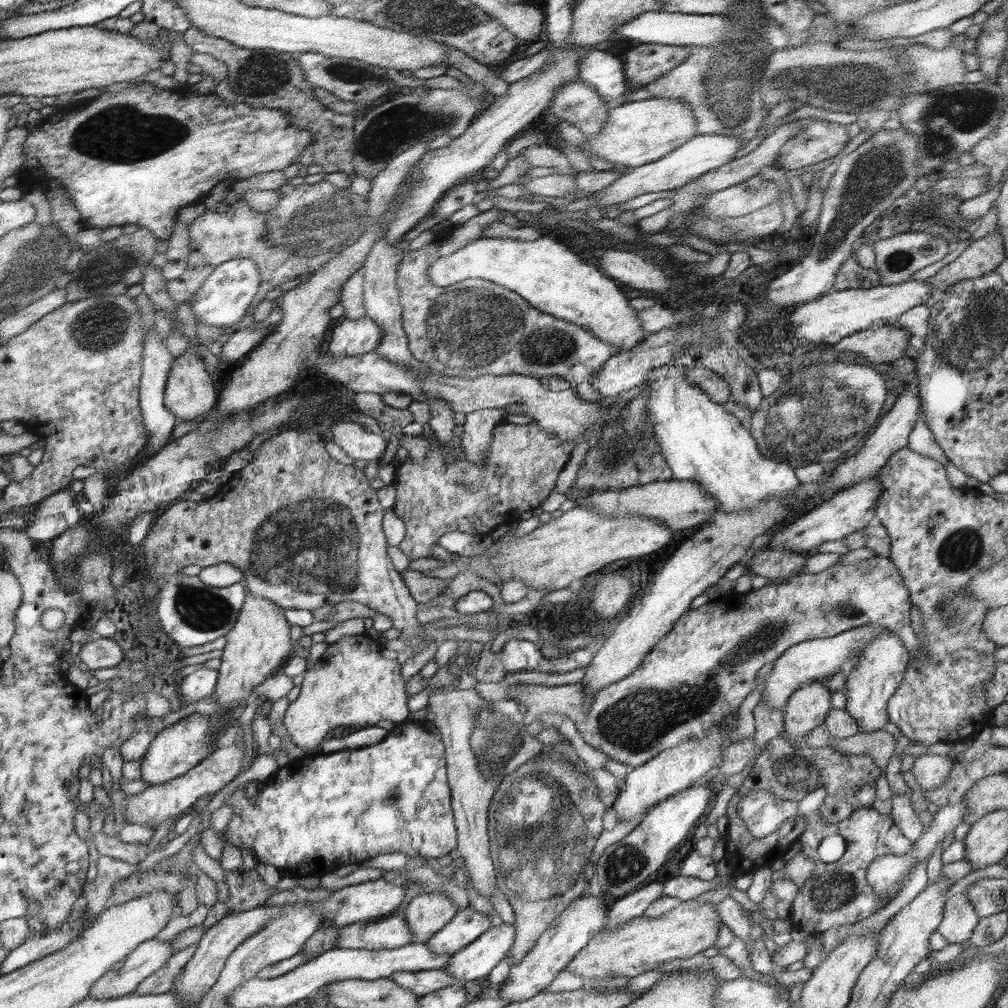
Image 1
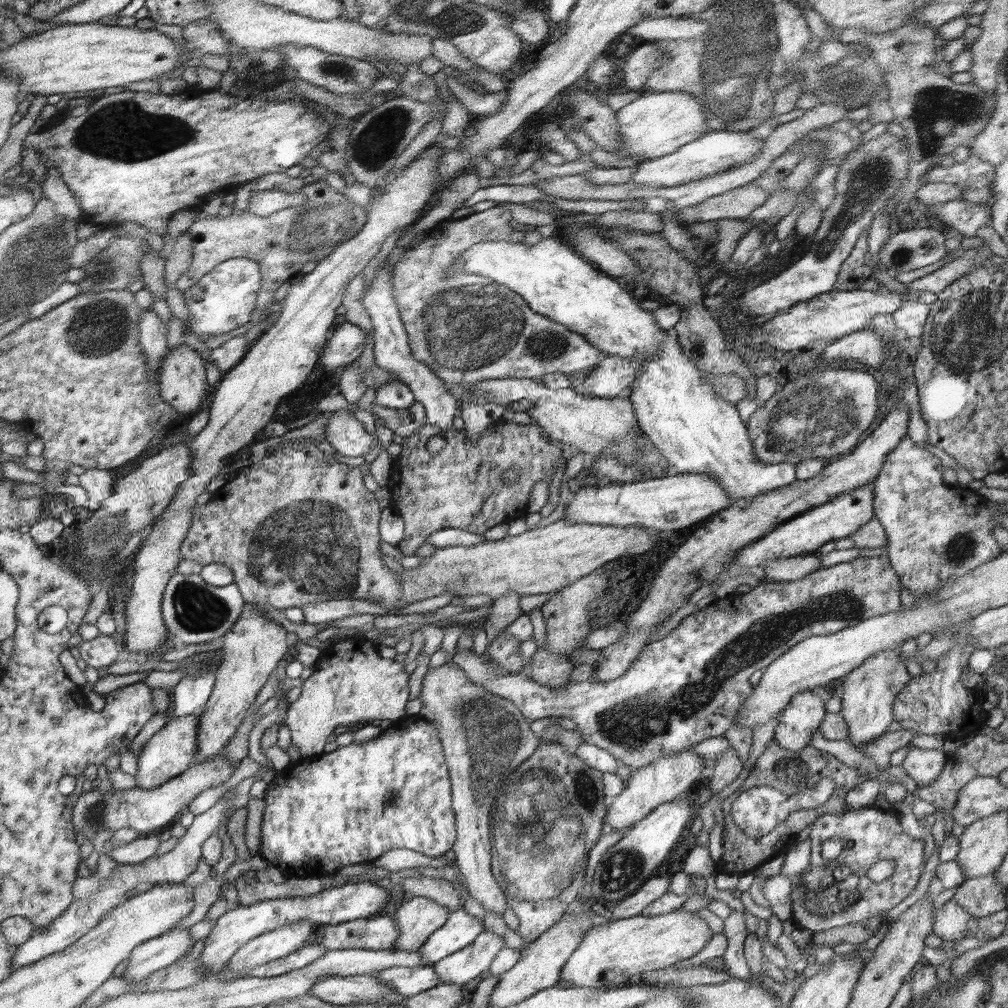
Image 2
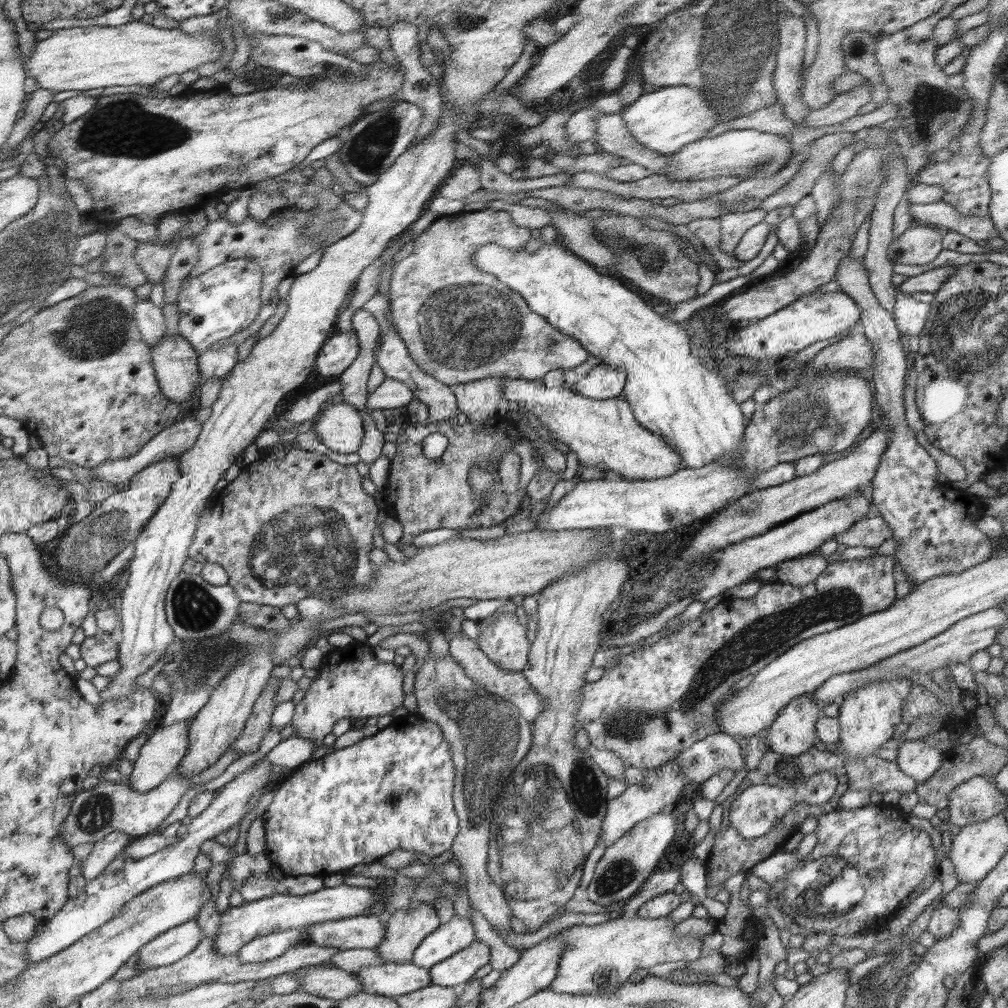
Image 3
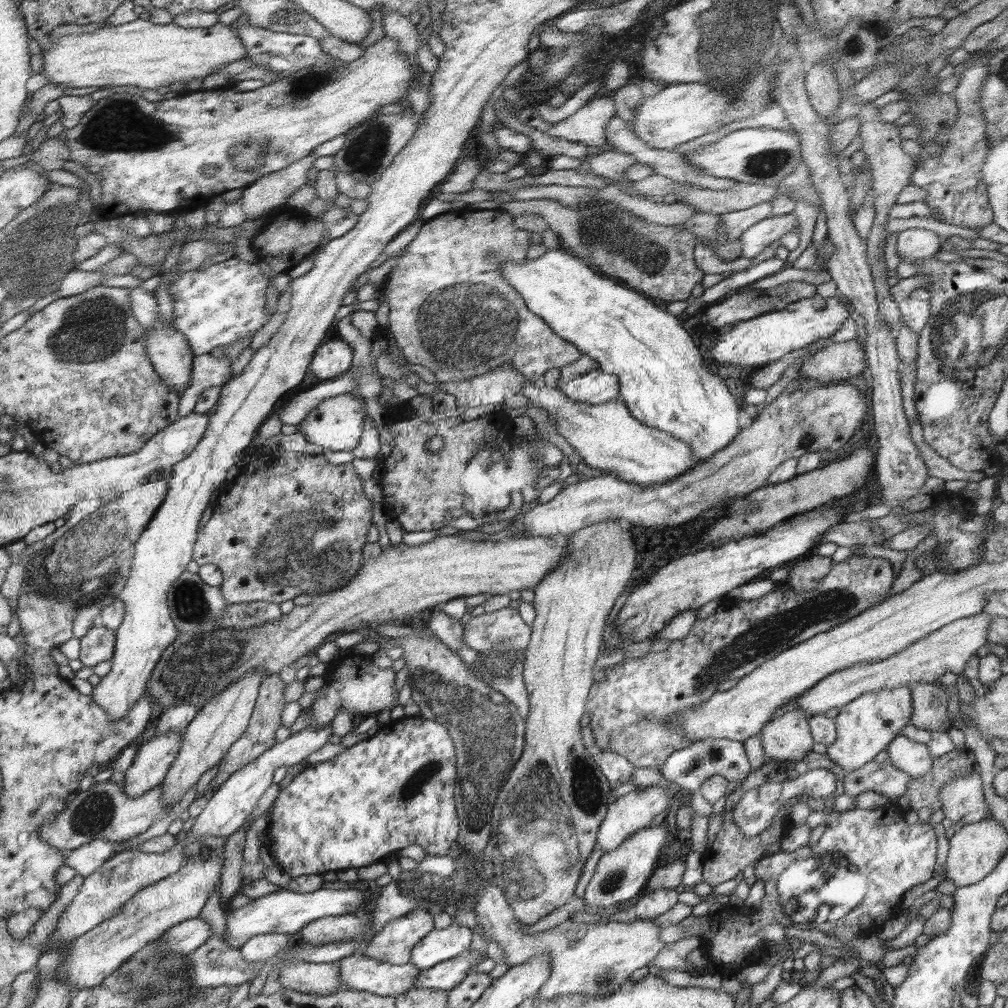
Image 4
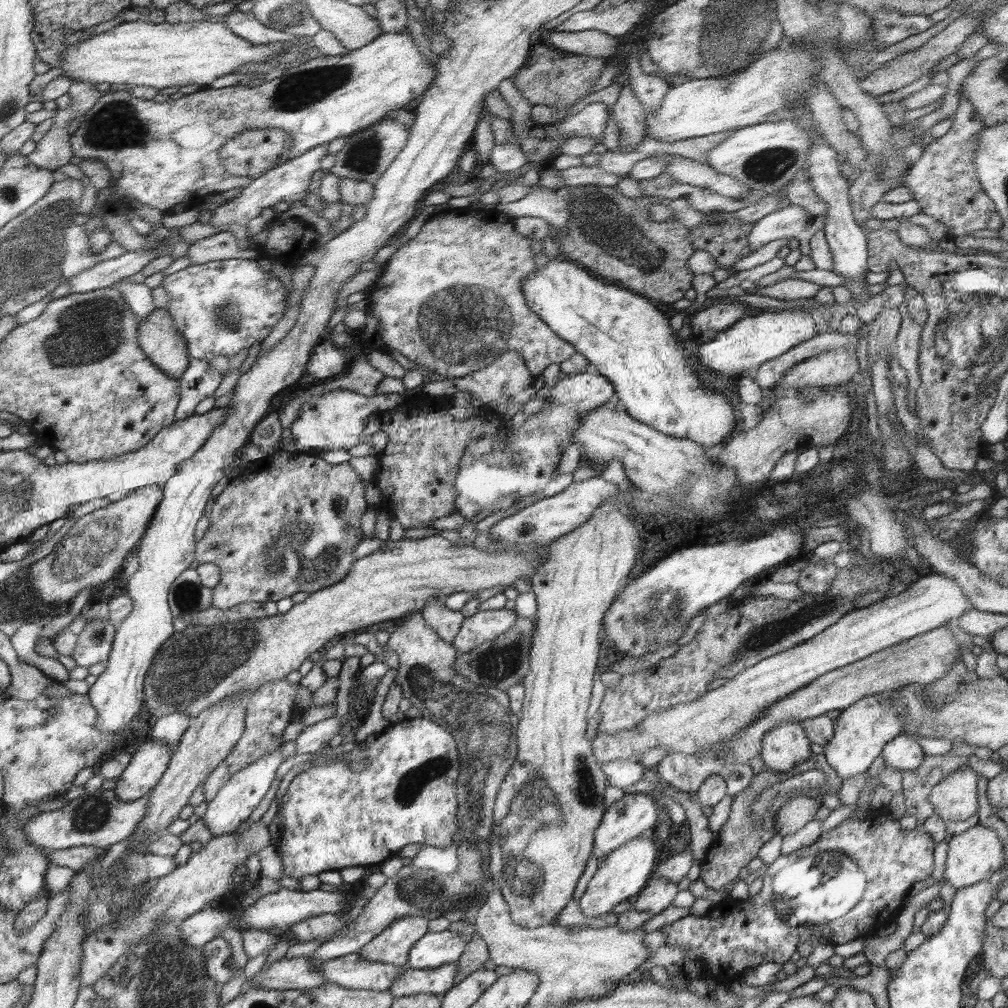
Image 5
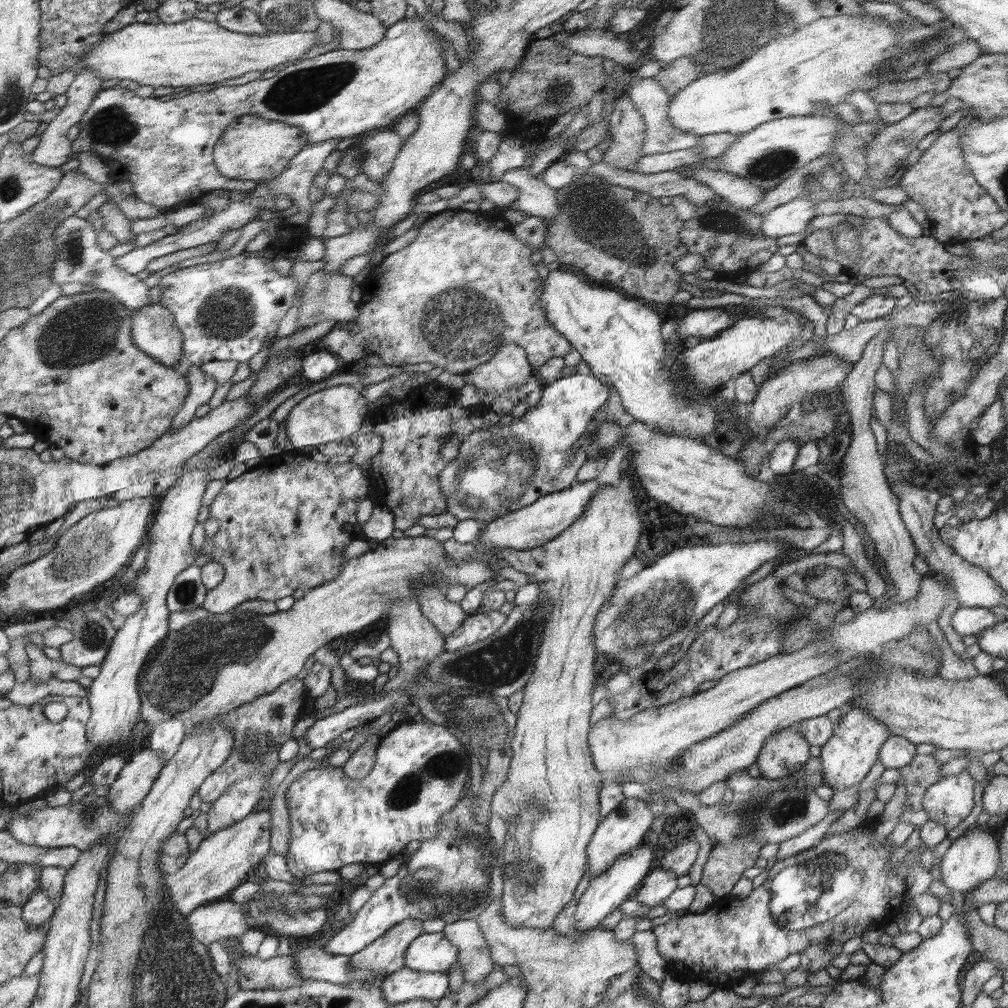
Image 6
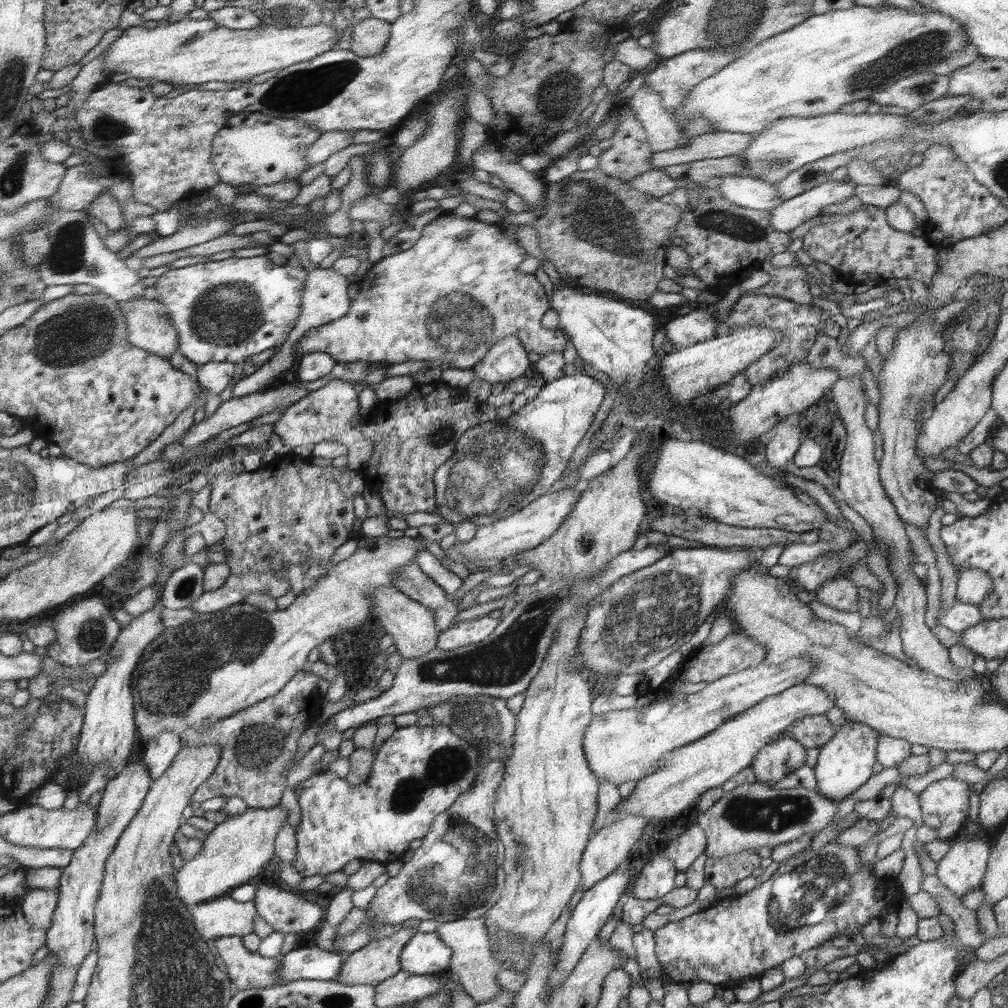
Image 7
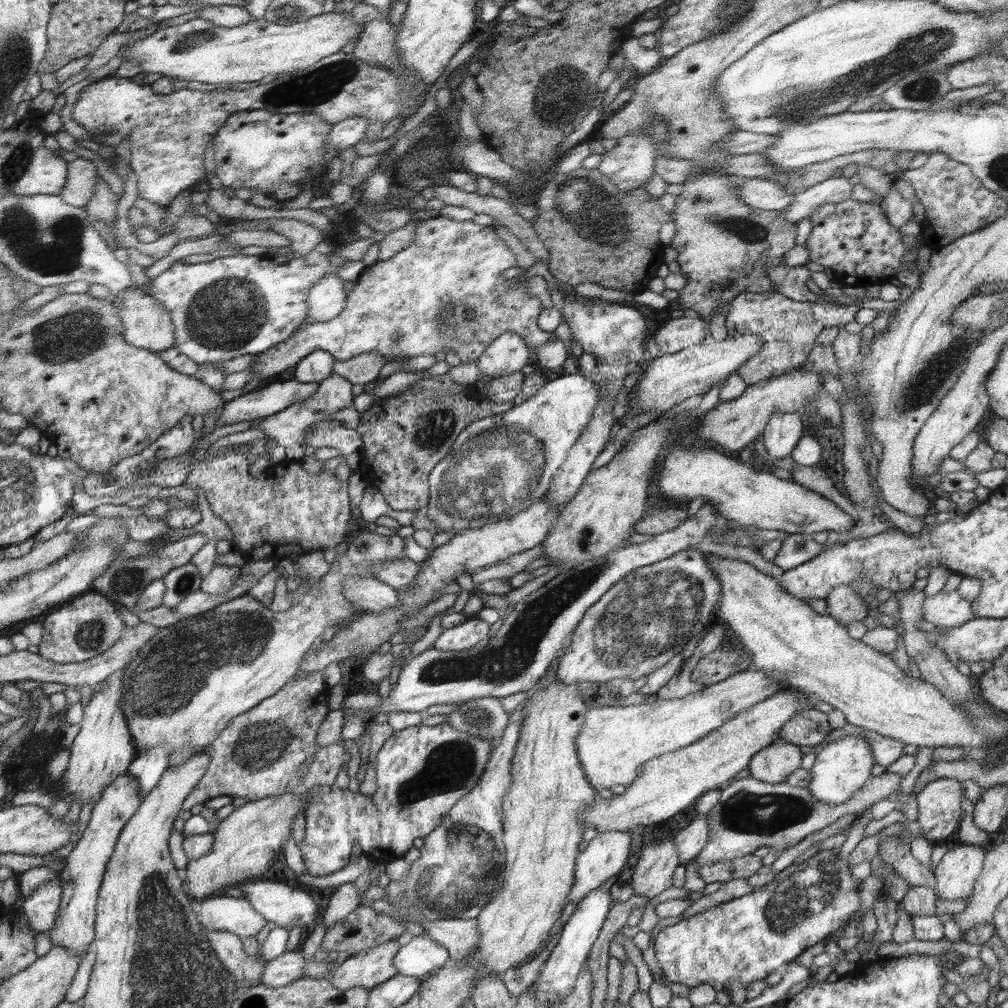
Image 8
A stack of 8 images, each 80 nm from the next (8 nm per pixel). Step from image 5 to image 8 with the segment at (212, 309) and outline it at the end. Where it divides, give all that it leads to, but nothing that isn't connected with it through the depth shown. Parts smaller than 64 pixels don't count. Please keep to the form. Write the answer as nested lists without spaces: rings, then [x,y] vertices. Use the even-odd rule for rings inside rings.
[[[327,240],[312,252],[295,256],[286,264],[276,264],[270,255],[222,256],[207,262],[189,264],[175,261],[150,284],[150,295],[159,299],[171,311],[176,326],[175,345],[180,352],[198,364],[222,362],[244,354],[260,354],[291,337],[308,316],[308,293],[312,285],[326,274],[335,274],[342,280],[355,281],[365,269],[362,261],[347,260],[342,266],[333,266],[329,255],[334,246]]]

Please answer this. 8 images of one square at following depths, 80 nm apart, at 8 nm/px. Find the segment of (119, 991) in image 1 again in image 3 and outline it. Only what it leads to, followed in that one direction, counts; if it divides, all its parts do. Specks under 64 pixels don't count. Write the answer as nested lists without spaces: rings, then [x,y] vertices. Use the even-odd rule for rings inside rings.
[[[196,920],[176,926],[145,945],[137,954],[140,970],[170,966],[191,954],[204,939]]]

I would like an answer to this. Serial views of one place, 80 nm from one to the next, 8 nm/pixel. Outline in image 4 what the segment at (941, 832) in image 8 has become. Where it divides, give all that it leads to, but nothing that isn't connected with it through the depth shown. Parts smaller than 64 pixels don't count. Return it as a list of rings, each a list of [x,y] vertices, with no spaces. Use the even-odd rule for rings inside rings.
[[[979,770],[952,778],[939,790],[941,809],[946,823],[958,826],[984,821],[988,803],[984,799],[984,791]]]

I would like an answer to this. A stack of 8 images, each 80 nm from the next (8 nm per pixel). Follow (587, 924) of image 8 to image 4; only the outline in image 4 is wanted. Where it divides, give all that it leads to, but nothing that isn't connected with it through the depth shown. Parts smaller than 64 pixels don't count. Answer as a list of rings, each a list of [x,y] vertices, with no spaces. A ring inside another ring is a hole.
[[[660,814],[647,828],[639,830],[629,836],[614,850],[605,852],[598,861],[595,873],[585,888],[584,902],[588,906],[606,908],[610,904],[618,904],[618,900],[632,900],[636,894],[640,894],[653,876],[656,862],[658,862],[658,850],[666,844],[666,828],[664,828],[665,814]]]

